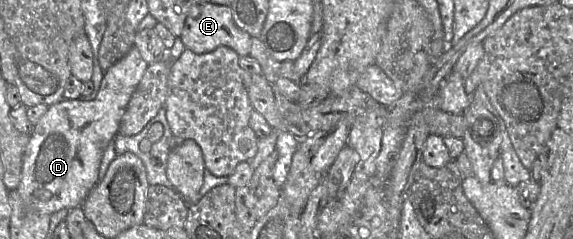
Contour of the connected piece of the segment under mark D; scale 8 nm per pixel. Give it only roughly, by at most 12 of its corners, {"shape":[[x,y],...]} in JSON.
{"shape":[[132,47],[94,100],[63,99],[33,127],[26,210],[82,207],[148,65]]}

